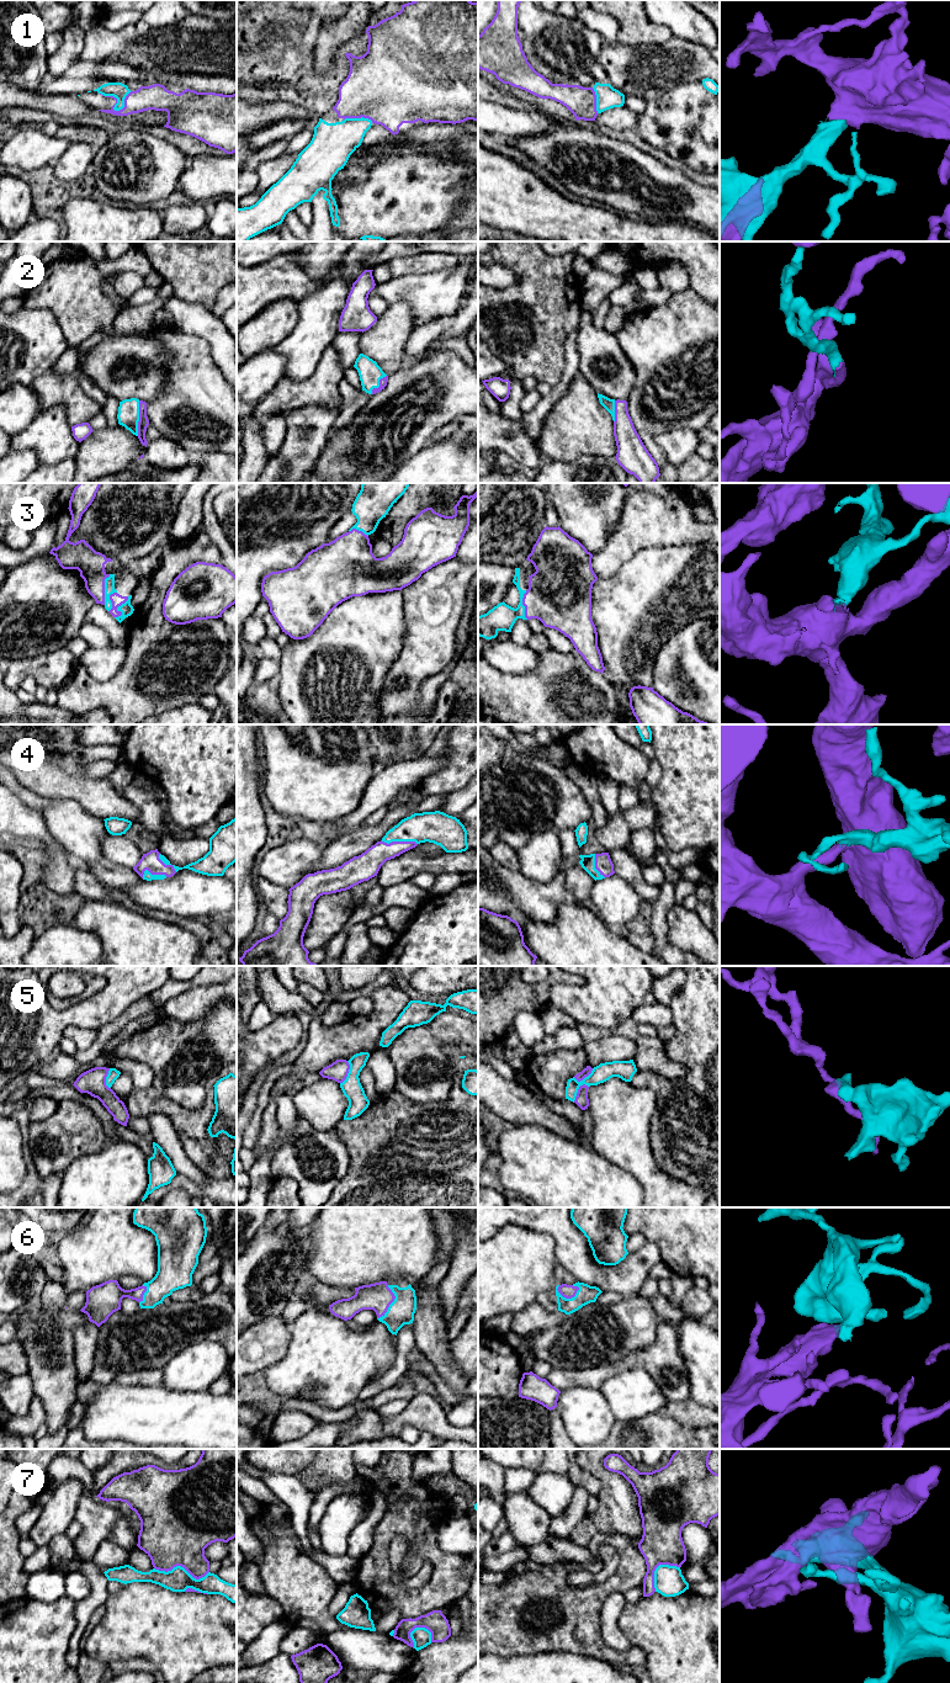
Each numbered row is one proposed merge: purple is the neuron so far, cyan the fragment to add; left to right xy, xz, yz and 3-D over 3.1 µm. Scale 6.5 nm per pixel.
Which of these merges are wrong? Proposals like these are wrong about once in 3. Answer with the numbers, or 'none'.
5, 7

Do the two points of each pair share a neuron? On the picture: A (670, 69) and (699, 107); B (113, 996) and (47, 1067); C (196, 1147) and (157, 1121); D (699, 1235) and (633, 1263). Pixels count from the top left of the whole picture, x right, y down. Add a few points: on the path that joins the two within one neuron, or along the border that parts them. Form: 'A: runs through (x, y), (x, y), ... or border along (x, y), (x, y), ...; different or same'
A: border along (701, 80), (677, 84), (656, 97); different
B: border along (52, 1057), (33, 1070); different
C: border along (159, 1111), (170, 1120), (182, 1151), (191, 1159); different
D: border along (648, 1241), (656, 1246), (662, 1261); different

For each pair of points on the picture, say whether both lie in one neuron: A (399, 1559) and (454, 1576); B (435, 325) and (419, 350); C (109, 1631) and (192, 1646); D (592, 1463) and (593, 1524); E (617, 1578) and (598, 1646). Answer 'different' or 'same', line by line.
A: different
B: same
C: same
D: same
E: same

